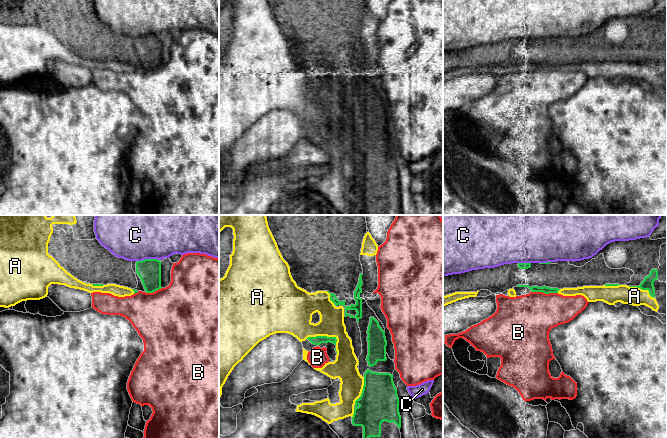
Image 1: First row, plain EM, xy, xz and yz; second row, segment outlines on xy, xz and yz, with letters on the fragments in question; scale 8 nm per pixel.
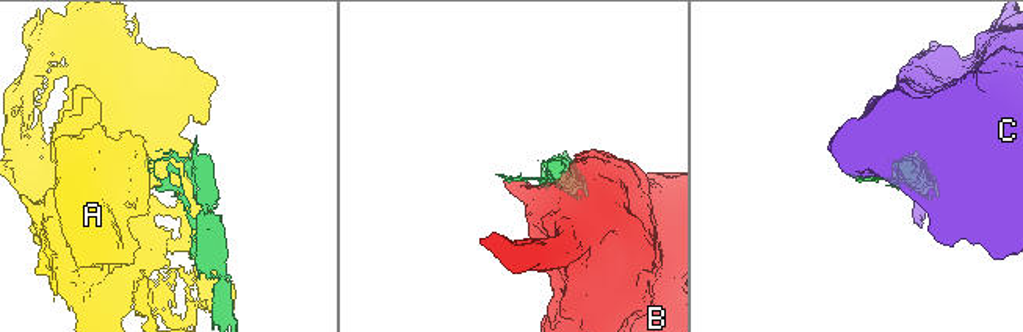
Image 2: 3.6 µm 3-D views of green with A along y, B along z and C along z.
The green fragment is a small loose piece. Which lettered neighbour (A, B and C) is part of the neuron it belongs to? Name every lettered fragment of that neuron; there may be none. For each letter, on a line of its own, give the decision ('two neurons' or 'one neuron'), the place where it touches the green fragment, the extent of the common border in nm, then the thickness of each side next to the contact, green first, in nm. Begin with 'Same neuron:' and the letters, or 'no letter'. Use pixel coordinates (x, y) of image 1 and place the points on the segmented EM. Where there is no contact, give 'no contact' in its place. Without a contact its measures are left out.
Same neuron: A
A: one neuron; contact xz (322, 336); length 260 nm; calibres 70 and 240 nm
B: two neurons; contact yz (545, 293); length 200 nm; calibres 60 and 400 nm
C: two neurons; contact xy (148, 259); length 180 nm; calibres 190 and 500 nm

